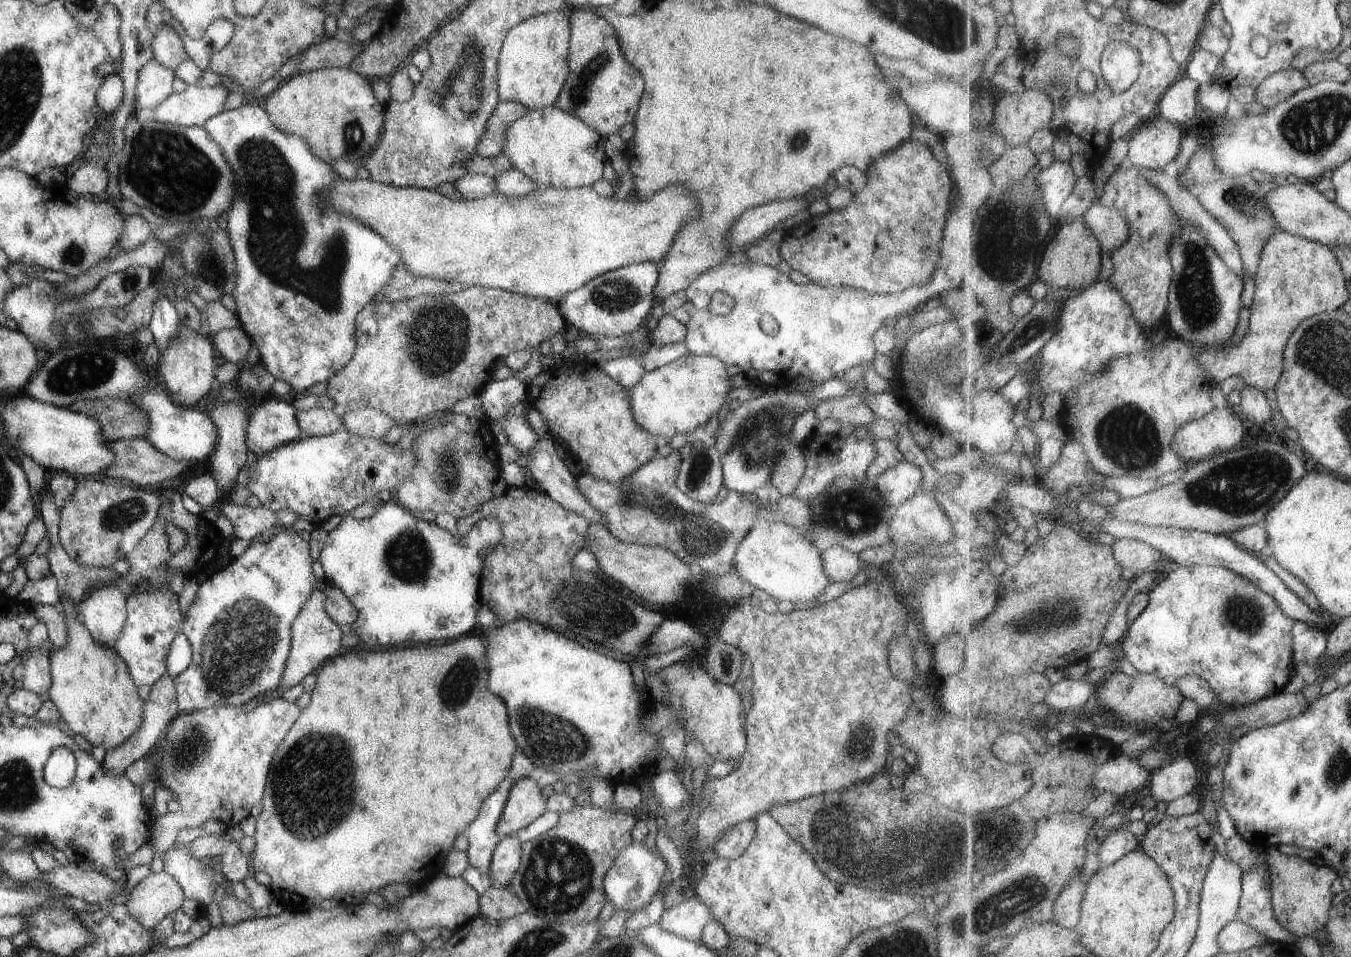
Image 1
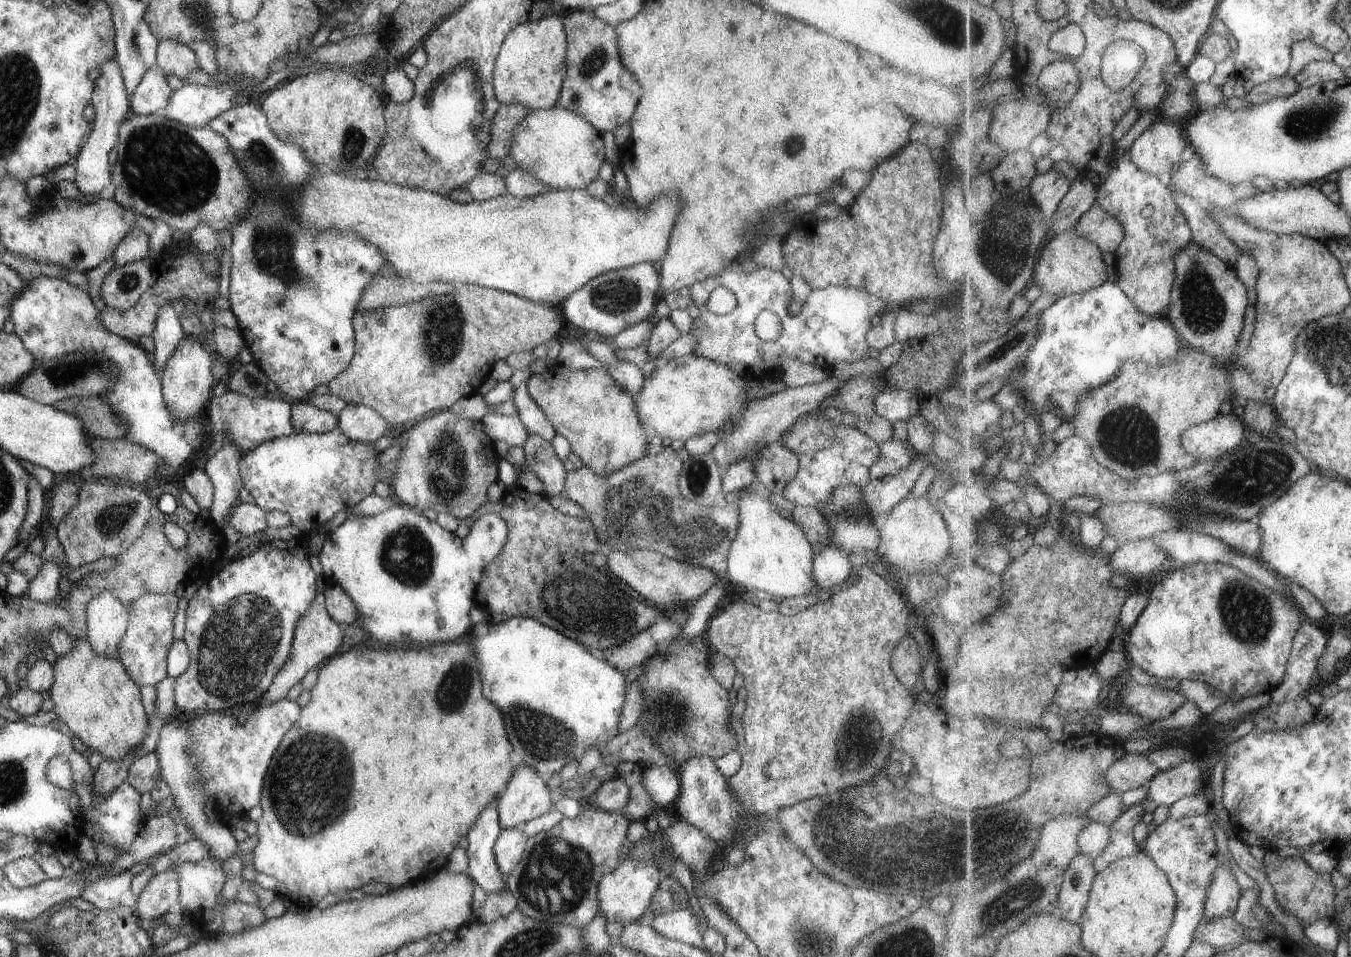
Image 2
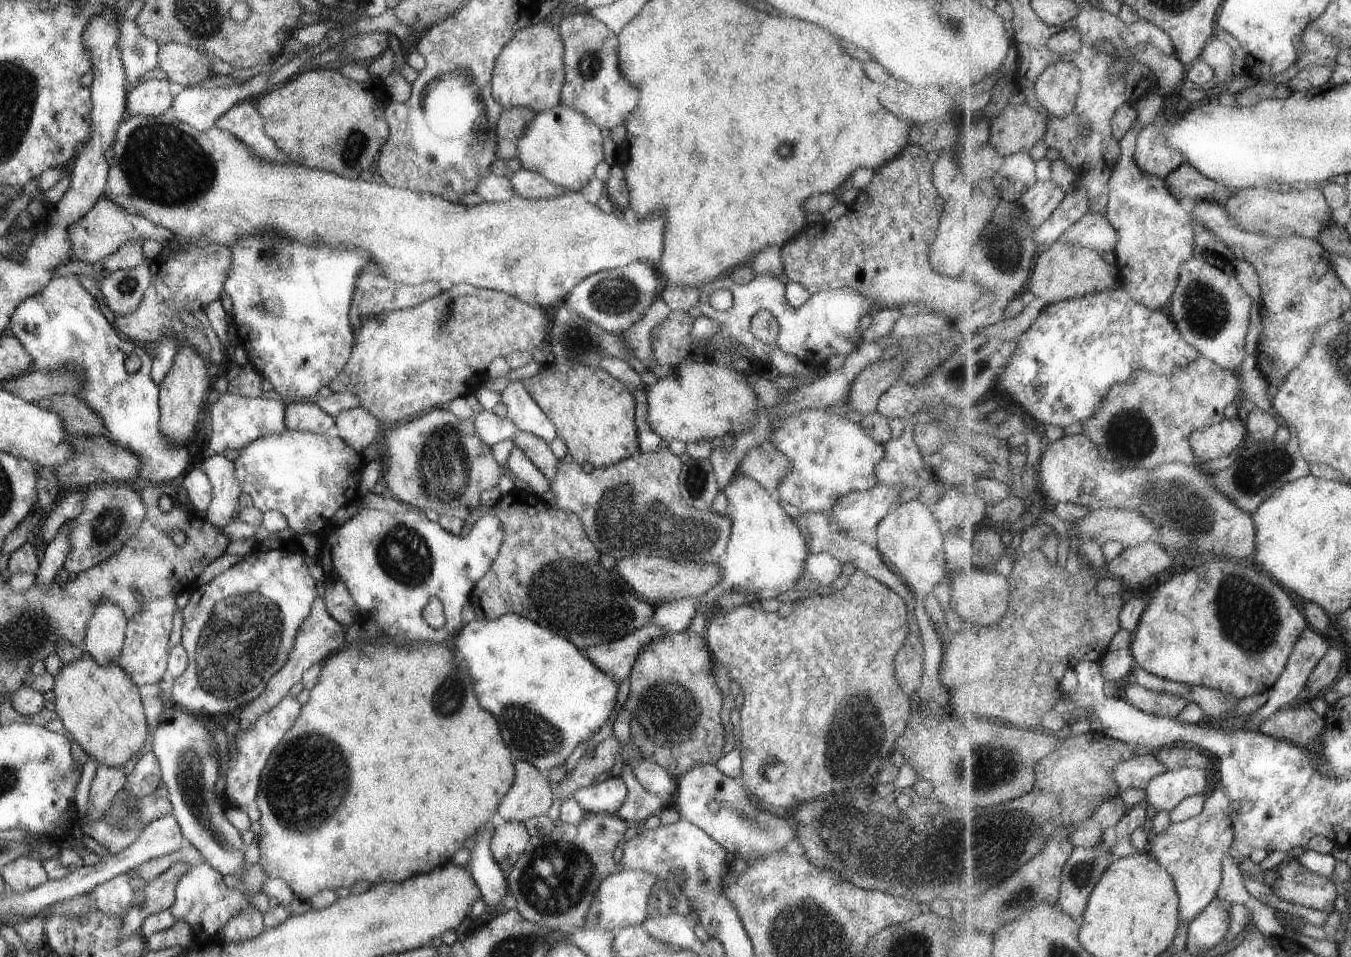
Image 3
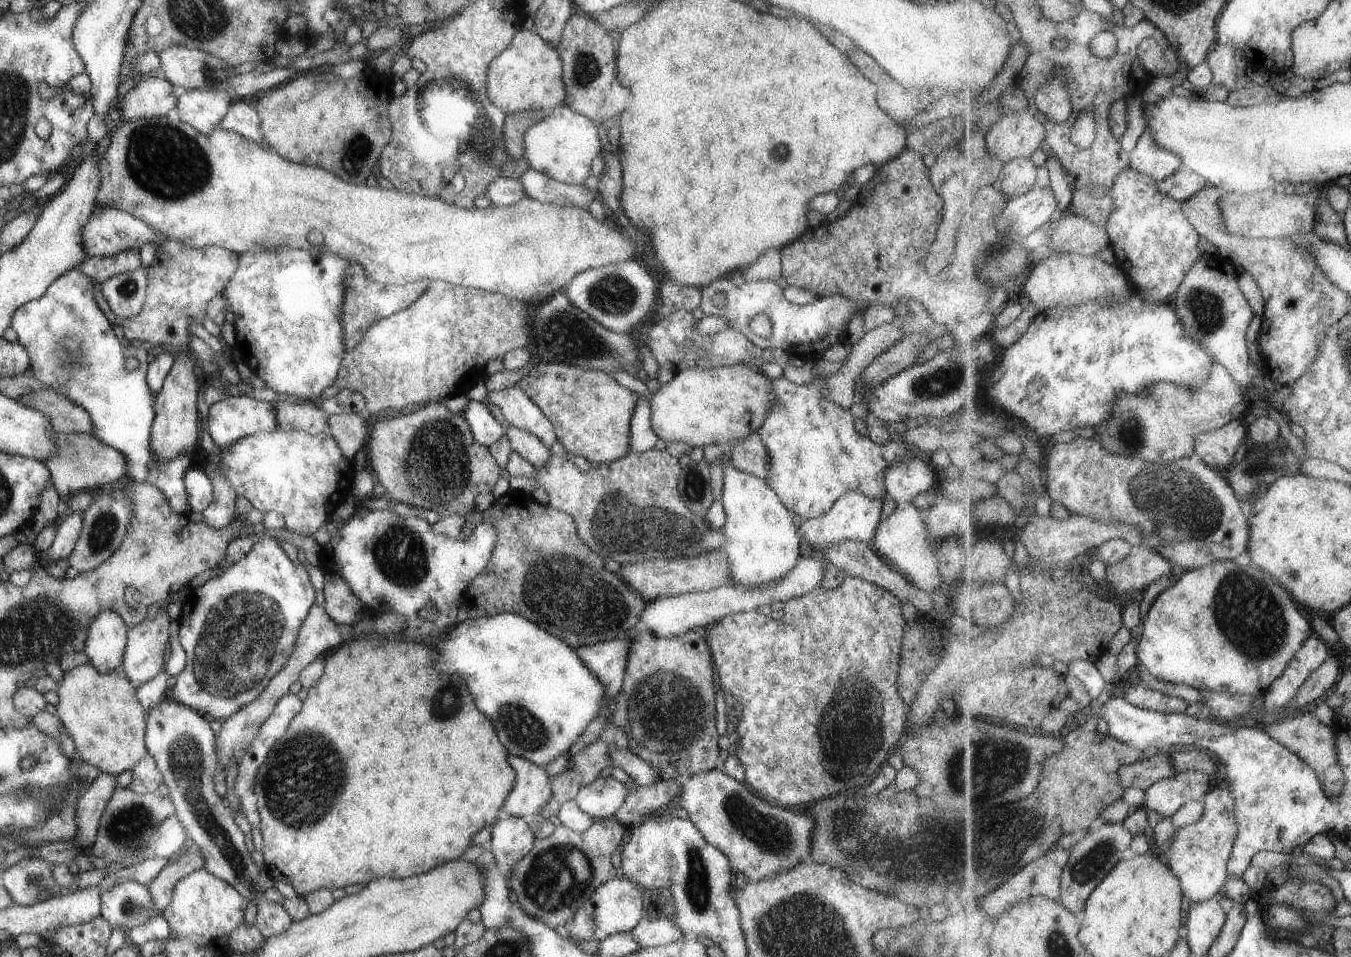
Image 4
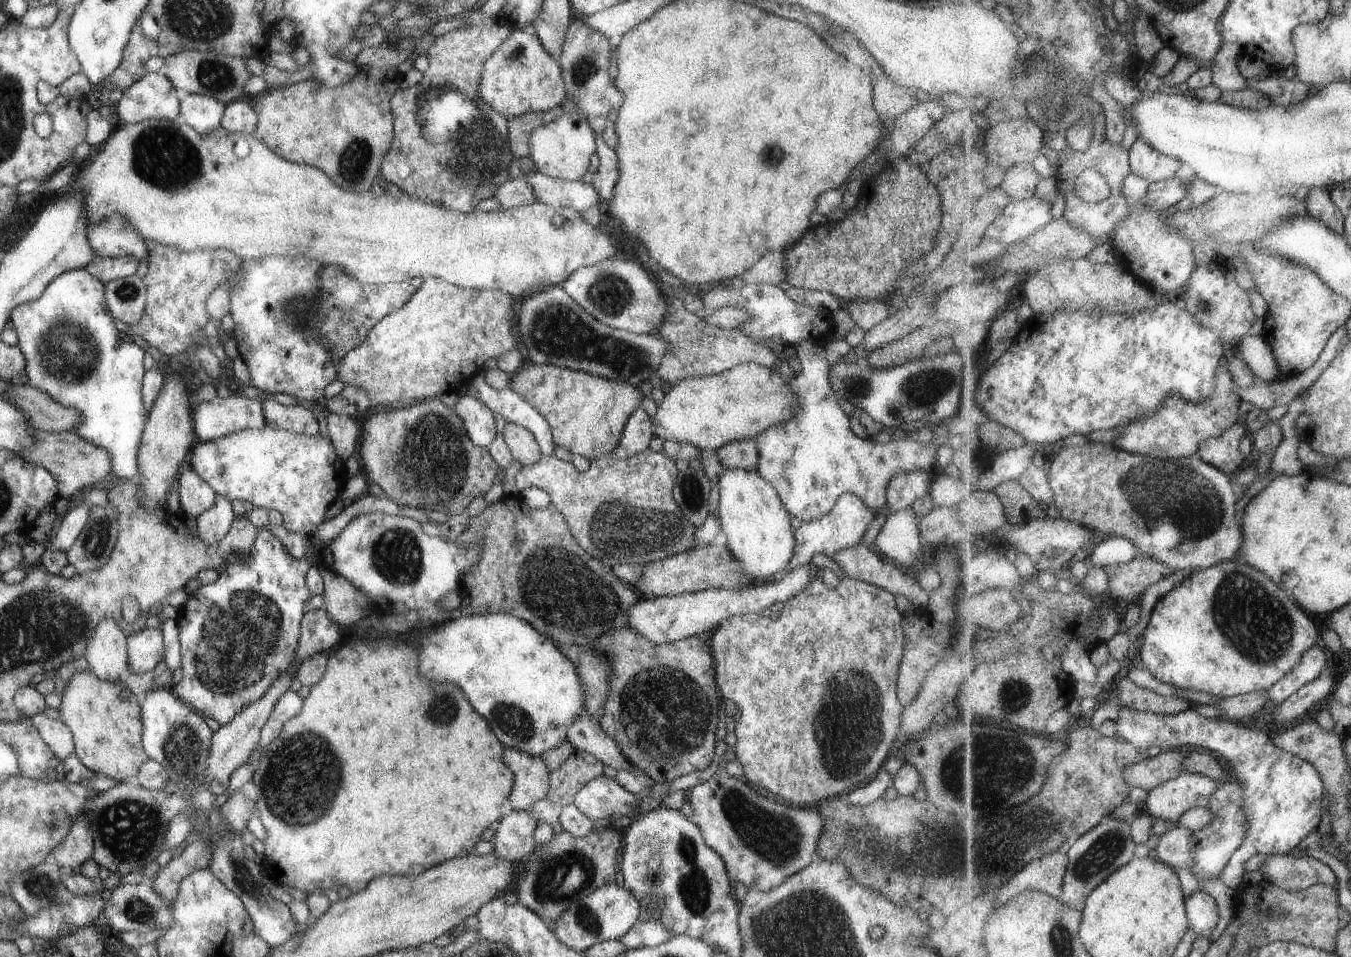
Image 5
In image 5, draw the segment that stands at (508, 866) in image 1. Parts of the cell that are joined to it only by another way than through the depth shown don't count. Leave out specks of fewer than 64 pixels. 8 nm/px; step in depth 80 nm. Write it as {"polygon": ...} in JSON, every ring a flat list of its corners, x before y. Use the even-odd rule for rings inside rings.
{"polygon":[[511,811,493,825,492,851,506,861,524,860,535,848,534,830,538,822,529,811]]}

